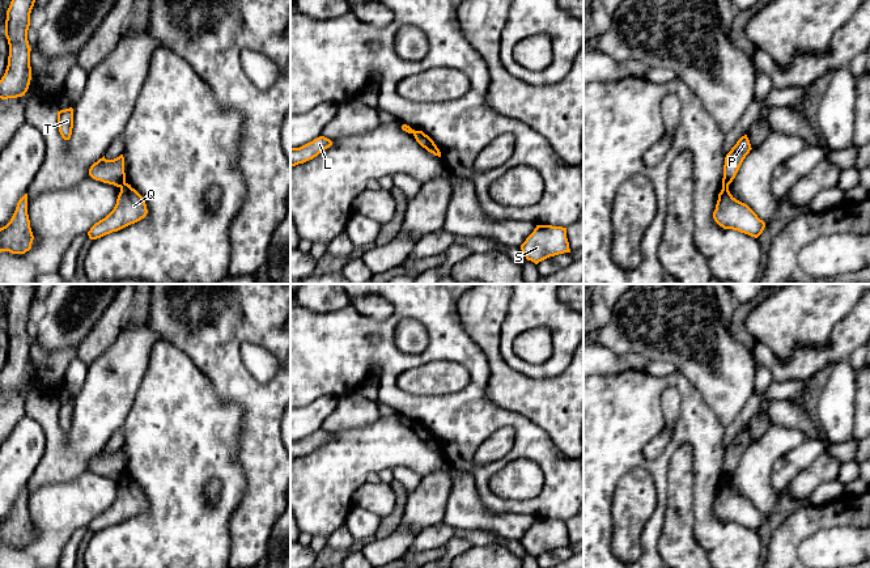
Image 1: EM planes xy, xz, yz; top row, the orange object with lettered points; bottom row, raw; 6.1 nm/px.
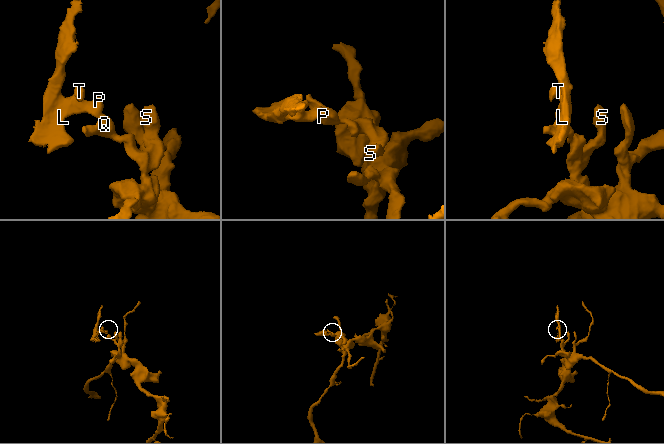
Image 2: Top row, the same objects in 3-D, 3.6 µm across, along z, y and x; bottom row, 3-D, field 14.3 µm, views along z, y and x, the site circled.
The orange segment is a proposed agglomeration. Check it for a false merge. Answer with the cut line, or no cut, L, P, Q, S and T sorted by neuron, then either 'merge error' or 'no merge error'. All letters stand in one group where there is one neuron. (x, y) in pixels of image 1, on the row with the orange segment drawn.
yz (728, 185), (722, 189) | L P T / Q S | merge error

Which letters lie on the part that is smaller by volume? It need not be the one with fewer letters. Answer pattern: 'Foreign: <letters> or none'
Foreign: L, P, T

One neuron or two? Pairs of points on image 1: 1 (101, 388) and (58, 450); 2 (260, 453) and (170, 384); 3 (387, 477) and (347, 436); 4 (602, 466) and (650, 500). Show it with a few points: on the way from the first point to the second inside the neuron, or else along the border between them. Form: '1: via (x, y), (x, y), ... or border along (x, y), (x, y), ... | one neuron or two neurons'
1: via (101, 405), (94, 422), (75, 441) | one neuron
2: border along (232, 405), (242, 411), (241, 465) | two neurons
3: border along (390, 467), (377, 473) | two neurons
4: border along (645, 469), (636, 467), (622, 477), (612, 508) | two neurons

